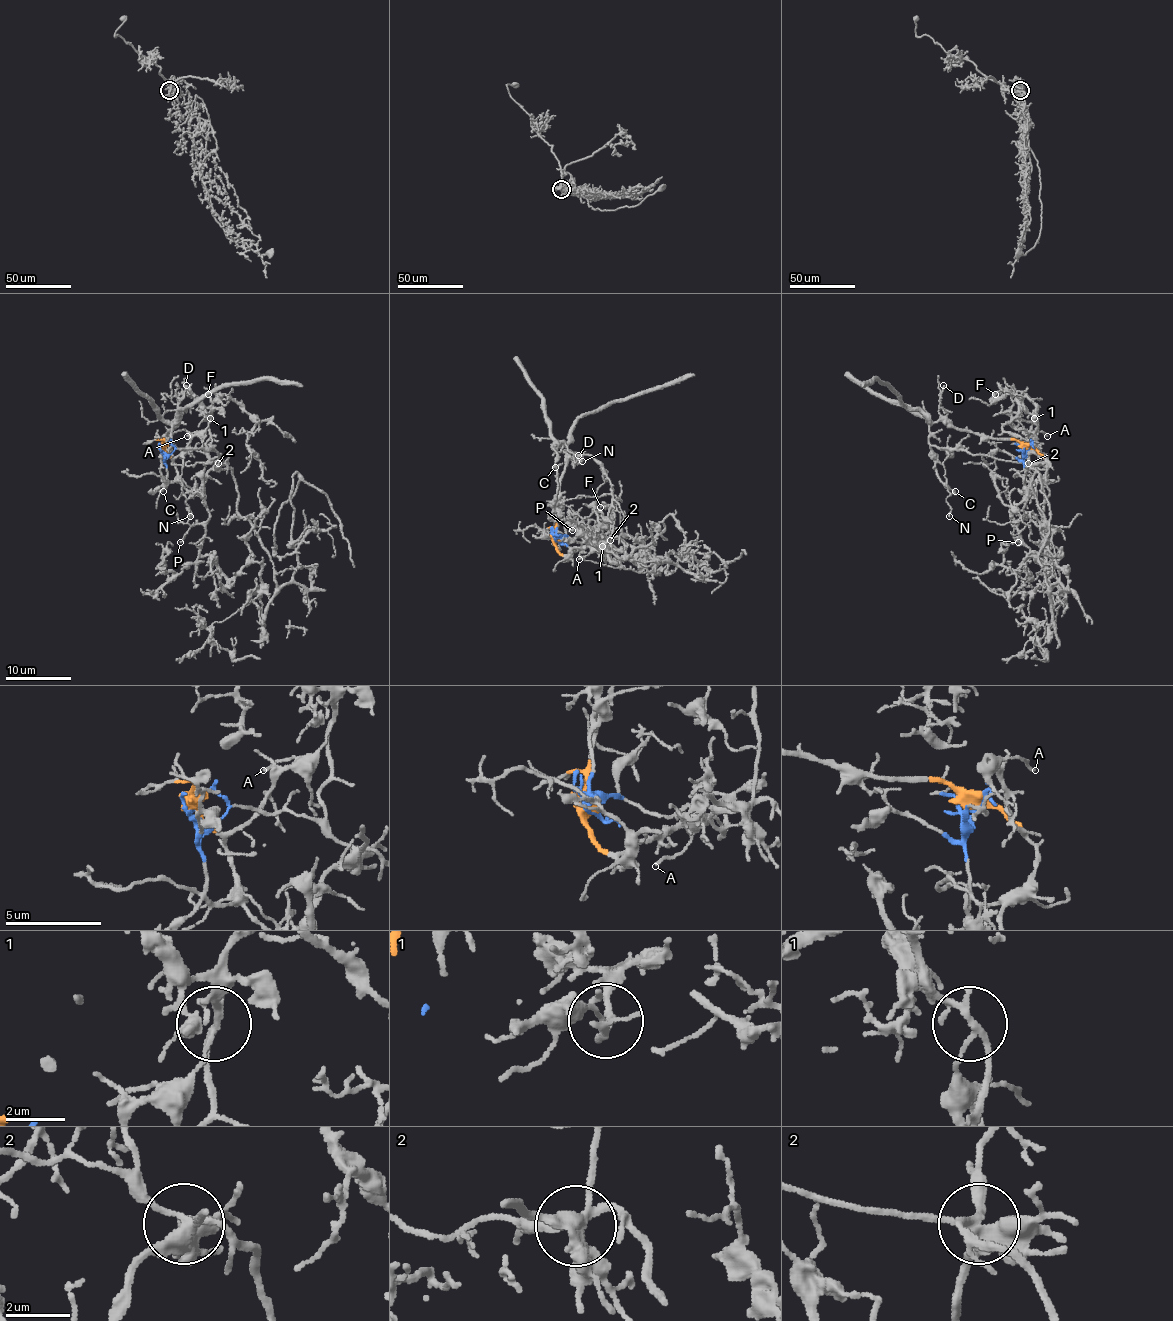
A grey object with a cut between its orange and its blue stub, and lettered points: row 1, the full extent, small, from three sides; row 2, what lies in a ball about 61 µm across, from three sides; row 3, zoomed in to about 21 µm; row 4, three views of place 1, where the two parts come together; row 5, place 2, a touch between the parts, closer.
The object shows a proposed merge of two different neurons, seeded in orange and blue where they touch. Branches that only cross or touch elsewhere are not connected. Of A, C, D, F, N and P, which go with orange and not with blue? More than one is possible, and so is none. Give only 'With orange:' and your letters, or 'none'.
With orange: A, C, D, N

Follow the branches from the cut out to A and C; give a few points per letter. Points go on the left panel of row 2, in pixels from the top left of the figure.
A: (163, 448), (171, 457), (178, 457), (199, 432), (186, 435)
C: (163, 448), (163, 440), (175, 420), (171, 447), (161, 460), (163, 491)

